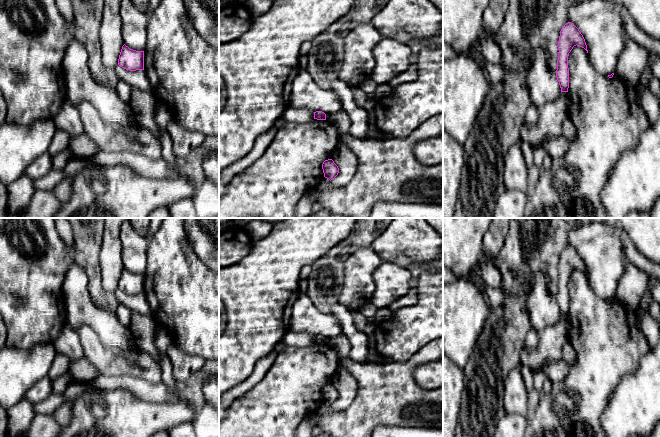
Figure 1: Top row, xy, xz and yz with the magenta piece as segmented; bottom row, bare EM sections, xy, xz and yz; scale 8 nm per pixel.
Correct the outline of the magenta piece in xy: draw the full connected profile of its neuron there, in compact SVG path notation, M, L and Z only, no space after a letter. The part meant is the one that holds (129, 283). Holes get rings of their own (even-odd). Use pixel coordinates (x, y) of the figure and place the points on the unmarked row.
M124 268L119 279L118 289L130 295L144 294L144 275L130 273Z

